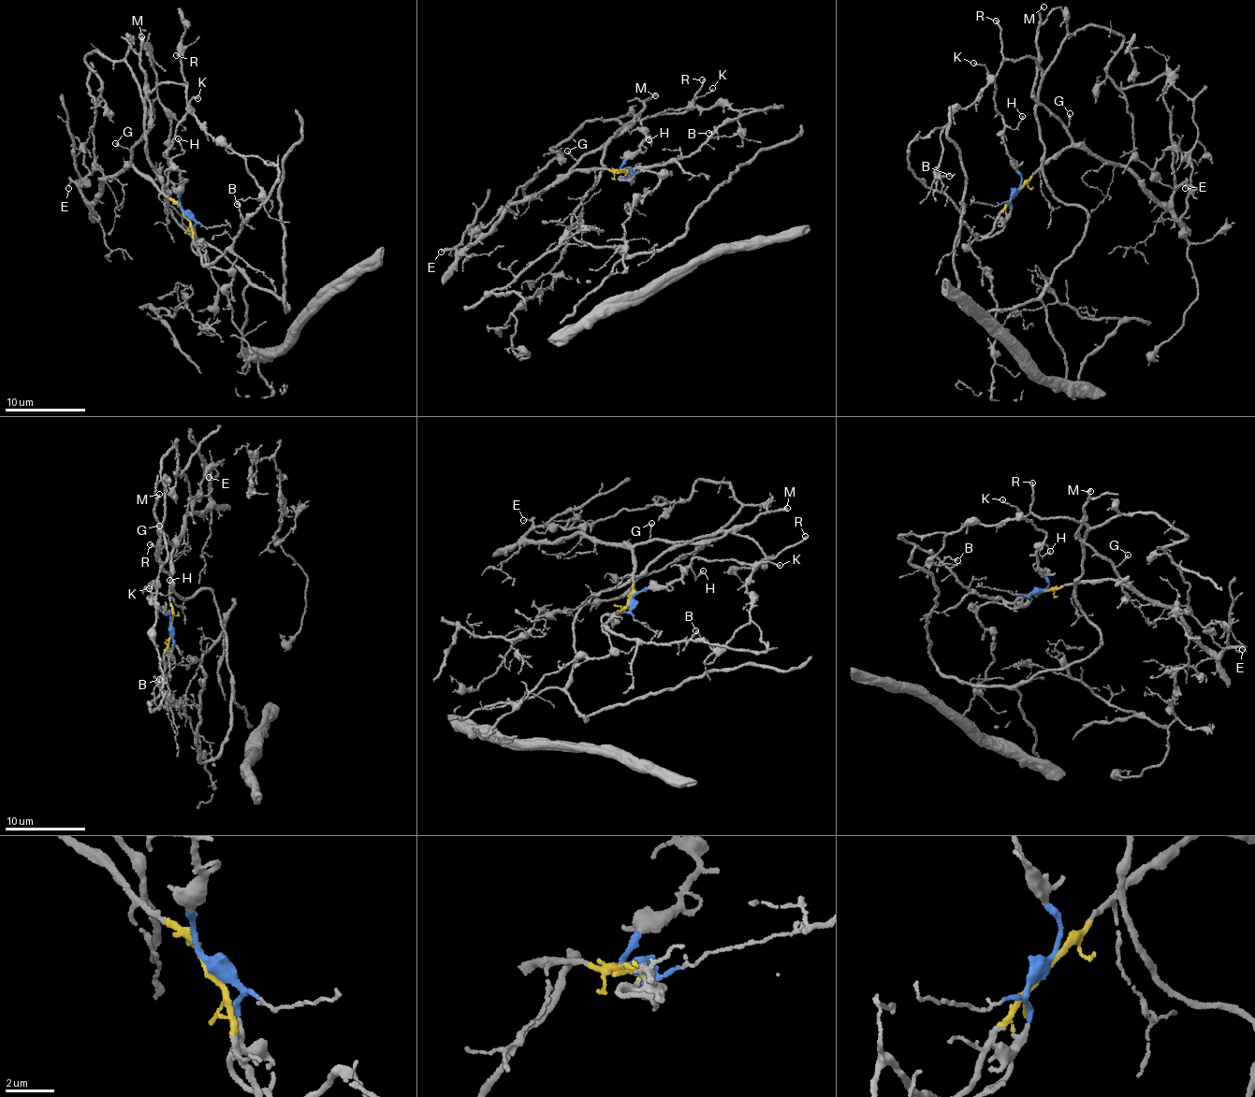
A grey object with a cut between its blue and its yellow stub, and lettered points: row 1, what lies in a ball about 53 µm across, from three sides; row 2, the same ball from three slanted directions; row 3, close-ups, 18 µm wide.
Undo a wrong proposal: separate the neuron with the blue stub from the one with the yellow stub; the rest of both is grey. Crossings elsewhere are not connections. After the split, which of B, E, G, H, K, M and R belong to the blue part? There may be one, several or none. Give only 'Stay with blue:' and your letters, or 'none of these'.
Stay with blue: H, K, R

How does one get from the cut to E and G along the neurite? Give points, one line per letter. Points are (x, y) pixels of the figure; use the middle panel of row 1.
E: (621, 171), (576, 168), (506, 209), (489, 231), (462, 250), (450, 248), (441, 252)
G: (621, 171), (598, 167), (572, 171), (576, 161), (568, 151)

